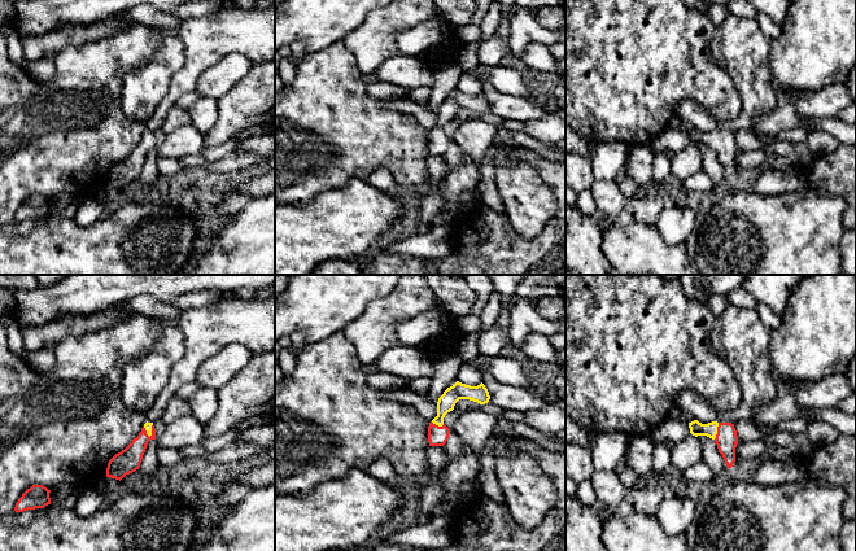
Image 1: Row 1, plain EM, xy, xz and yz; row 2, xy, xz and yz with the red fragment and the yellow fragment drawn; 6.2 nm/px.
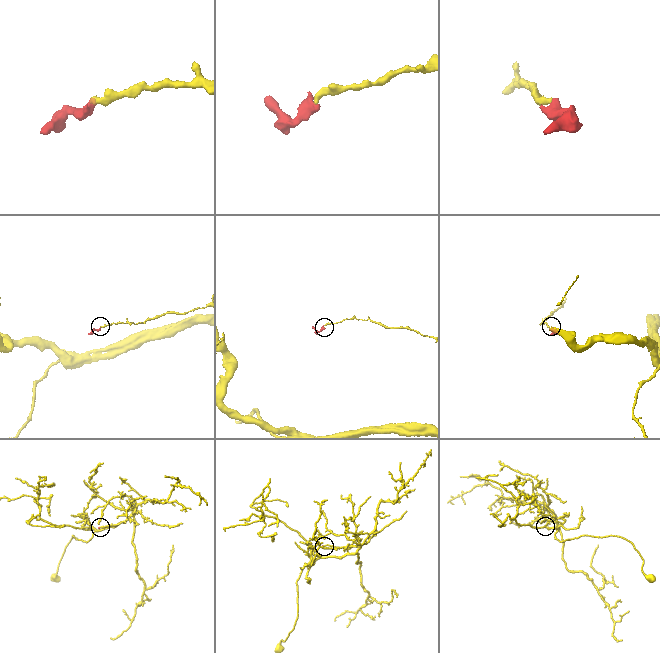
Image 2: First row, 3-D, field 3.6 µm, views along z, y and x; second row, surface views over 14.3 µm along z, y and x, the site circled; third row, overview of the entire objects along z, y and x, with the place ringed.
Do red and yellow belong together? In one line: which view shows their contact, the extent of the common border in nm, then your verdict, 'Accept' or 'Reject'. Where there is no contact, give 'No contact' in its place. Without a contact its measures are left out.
Touches red in yz. Shared border 110 nm. Accept

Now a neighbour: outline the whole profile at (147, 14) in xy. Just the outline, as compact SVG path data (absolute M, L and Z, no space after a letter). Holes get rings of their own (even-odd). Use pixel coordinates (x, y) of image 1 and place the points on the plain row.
M140 4L131 8L127 13L127 19L134 23L145 26L157 26L166 30L176 29L183 19L172 13L163 13L149 4Z

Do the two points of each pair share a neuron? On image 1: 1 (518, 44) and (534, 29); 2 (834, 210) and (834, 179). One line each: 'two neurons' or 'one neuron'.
1: one neuron
2: two neurons

